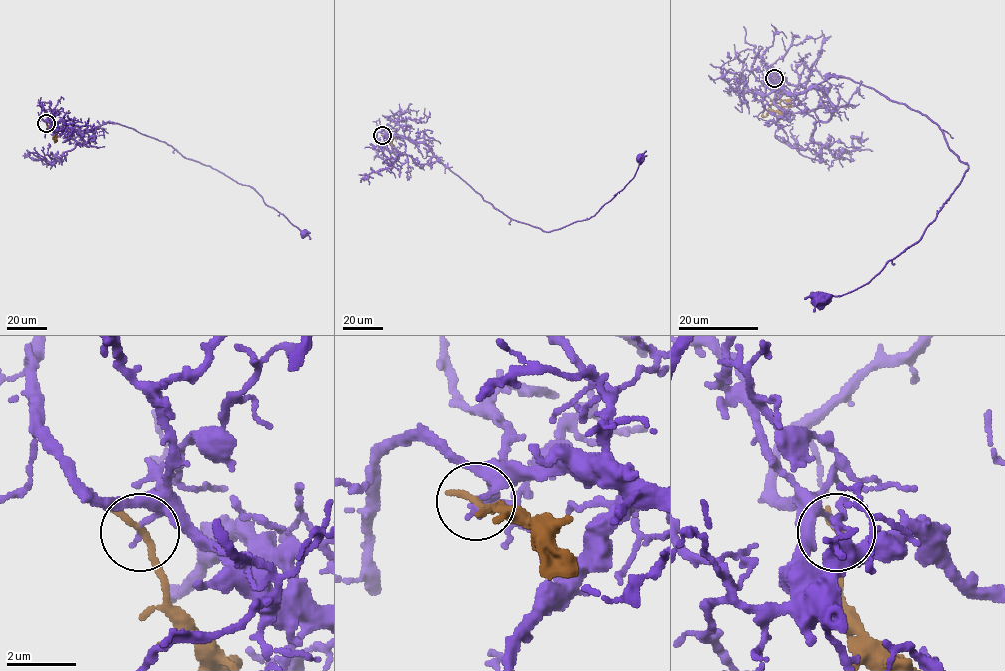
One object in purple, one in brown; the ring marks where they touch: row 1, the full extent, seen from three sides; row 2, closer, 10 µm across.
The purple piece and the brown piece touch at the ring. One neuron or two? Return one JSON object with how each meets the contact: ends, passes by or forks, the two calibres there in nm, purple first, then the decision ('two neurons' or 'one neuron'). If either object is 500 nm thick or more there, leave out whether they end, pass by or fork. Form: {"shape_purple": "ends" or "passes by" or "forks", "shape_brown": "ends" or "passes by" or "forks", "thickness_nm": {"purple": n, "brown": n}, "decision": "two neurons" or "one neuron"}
{"shape_purple": "ends", "shape_brown": "ends", "thickness_nm": {"purple": 180, "brown": 240}, "decision": "two neurons"}

